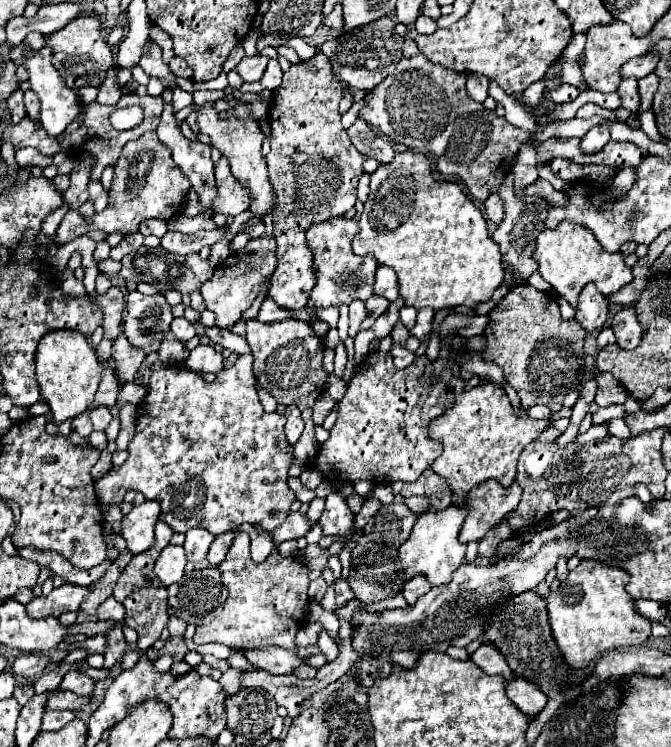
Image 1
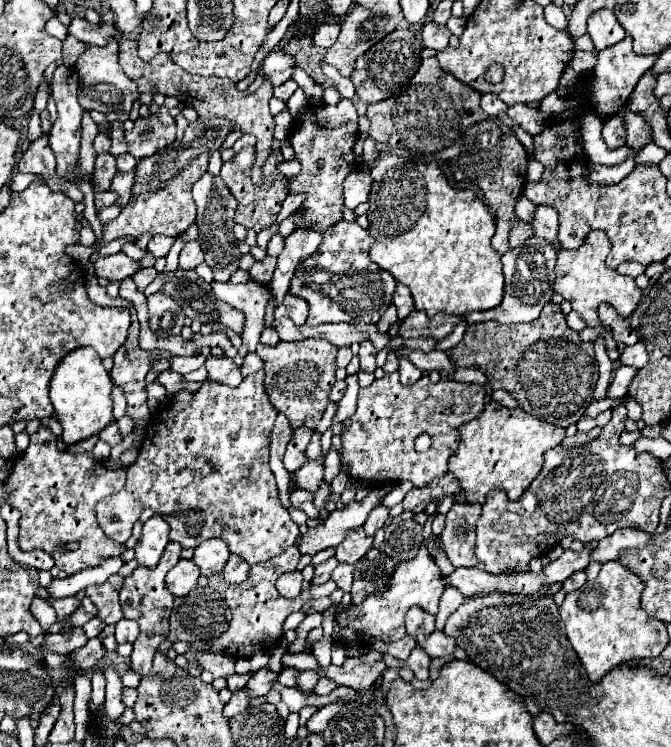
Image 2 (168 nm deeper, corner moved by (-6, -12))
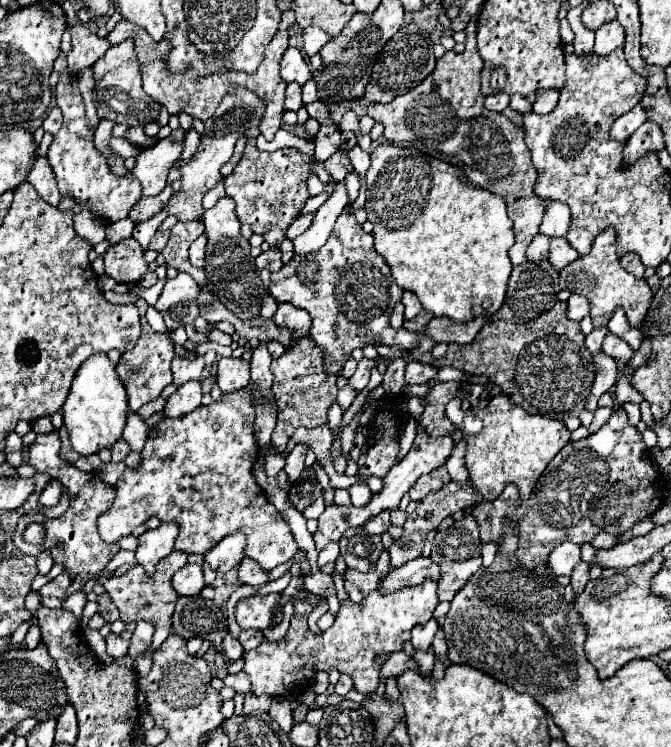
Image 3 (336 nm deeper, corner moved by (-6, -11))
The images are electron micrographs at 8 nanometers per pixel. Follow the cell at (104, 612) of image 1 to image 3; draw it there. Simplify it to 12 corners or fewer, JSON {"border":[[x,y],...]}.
{"border":[[139,621],[129,647],[129,657],[149,651],[155,627]]}

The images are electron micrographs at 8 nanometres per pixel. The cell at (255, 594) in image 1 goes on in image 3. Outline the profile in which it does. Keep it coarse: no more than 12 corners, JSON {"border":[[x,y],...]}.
{"border":[[281,595],[247,597],[235,607],[241,629],[267,629]]}

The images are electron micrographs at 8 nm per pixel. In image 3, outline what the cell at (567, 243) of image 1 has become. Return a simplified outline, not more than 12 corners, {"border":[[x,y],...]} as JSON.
{"border":[[615,231],[561,271],[559,285],[589,299],[593,325],[617,307],[643,325],[653,291],[621,267]]}

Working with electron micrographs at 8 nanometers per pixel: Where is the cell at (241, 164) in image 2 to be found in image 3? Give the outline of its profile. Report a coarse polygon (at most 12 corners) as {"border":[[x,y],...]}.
{"border":[[249,141],[225,179],[239,221],[281,247],[313,155]]}

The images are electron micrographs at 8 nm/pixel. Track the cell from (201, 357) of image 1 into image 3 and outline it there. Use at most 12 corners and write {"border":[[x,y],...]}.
{"border":[[223,357],[219,389],[223,393],[249,385],[249,361]]}

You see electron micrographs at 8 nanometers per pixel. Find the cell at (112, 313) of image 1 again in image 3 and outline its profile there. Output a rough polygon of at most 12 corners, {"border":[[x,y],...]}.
{"border":[[107,291],[113,305],[135,305],[143,333],[121,355],[117,373],[129,405],[157,399],[173,383],[173,341],[145,319],[147,303]]}

